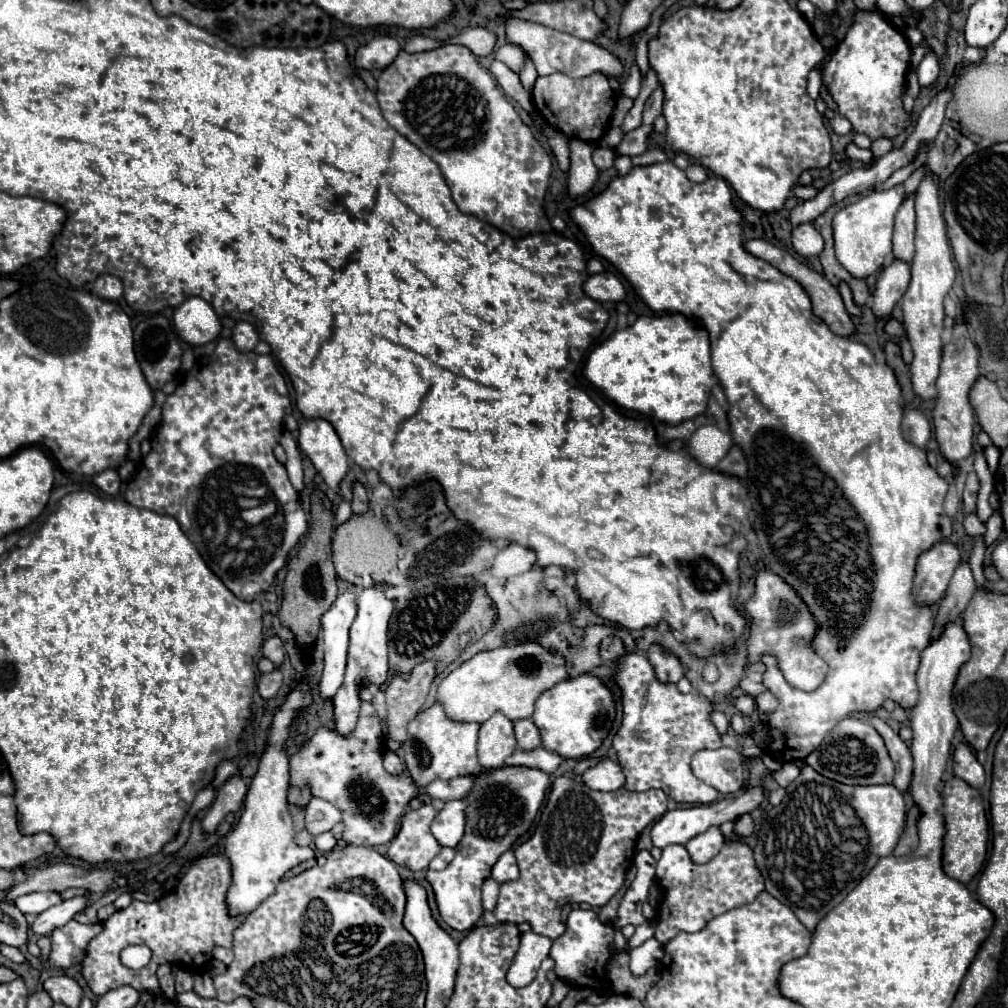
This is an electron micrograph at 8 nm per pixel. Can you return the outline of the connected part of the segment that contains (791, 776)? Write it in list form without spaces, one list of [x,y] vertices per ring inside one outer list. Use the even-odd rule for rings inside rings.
[[[784,763],[784,767],[780,771],[774,773],[774,779],[780,787],[788,787],[796,777],[798,777],[798,767],[796,765],[790,765],[790,763]]]

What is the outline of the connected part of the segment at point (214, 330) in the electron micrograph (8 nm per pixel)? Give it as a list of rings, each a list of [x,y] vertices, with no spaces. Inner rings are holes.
[[[188,297],[188,301],[174,311],[174,327],[180,339],[190,345],[210,343],[220,335],[222,329],[212,305],[200,297]]]

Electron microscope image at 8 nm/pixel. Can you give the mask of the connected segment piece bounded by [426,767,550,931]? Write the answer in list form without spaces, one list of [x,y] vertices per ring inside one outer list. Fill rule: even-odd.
[[[500,767],[488,775],[476,777],[470,797],[466,795],[466,833],[456,847],[452,863],[442,871],[428,871],[426,875],[434,889],[440,915],[452,929],[468,931],[476,925],[484,913],[480,899],[482,881],[490,877],[490,869],[498,857],[530,829],[548,787],[550,775],[530,767]]]

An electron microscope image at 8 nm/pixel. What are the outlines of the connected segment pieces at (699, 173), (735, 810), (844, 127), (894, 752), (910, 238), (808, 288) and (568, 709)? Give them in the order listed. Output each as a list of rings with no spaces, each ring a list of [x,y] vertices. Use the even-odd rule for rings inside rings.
[[[698,163],[690,165],[685,172],[688,179],[694,183],[704,183],[704,181],[708,179],[706,169],[704,169],[704,167]]]
[[[752,787],[752,789],[742,789],[742,793],[736,793],[734,797],[726,797],[722,801],[710,803],[710,805],[696,805],[696,807],[680,807],[680,809],[672,809],[666,811],[650,829],[650,837],[652,843],[660,849],[664,849],[666,845],[678,843],[678,845],[686,845],[692,837],[708,831],[710,827],[720,827],[724,821],[732,821],[736,817],[740,817],[742,813],[750,813],[754,811],[762,801],[764,801],[764,787]]]
[[[836,115],[836,117],[830,121],[830,125],[832,125],[832,129],[834,129],[838,135],[846,135],[846,133],[850,133],[850,129],[852,129],[850,121],[844,119],[842,115]]]
[[[872,715],[872,717],[868,719],[868,723],[870,723],[870,725],[880,733],[880,737],[884,739],[886,749],[888,749],[888,753],[890,753],[894,765],[896,765],[894,787],[904,793],[906,787],[910,785],[910,777],[912,777],[912,755],[910,755],[908,745],[898,737],[898,733],[892,731],[892,727],[890,727],[884,719]]]
[[[916,193],[906,195],[902,201],[896,223],[894,223],[894,257],[904,261],[912,261],[914,257],[914,231],[916,231],[916,211],[914,211],[914,197]]]
[[[752,239],[752,241],[746,241],[746,251],[748,253],[752,253],[754,257],[760,257],[760,259],[764,259],[764,261],[768,261],[770,265],[774,265],[778,271],[782,271],[784,275],[788,275],[788,277],[792,277],[792,279],[796,279],[802,287],[804,287],[804,291],[810,295],[810,299],[812,299],[812,307],[814,307],[814,313],[832,329],[832,333],[836,333],[836,335],[840,335],[840,337],[856,337],[856,325],[854,325],[854,321],[852,321],[852,317],[848,315],[848,311],[846,311],[846,307],[844,307],[844,301],[842,301],[842,297],[840,297],[840,293],[838,293],[838,289],[824,277],[824,275],[820,275],[820,273],[816,273],[814,269],[810,269],[808,265],[804,265],[804,263],[800,263],[798,259],[794,259],[788,251],[784,251],[784,249],[778,249],[778,247],[774,247],[772,243],[768,243],[768,241],[762,241],[762,239]]]
[[[584,673],[574,679],[564,679],[552,689],[544,691],[536,701],[532,721],[540,729],[542,745],[562,757],[582,759],[594,753],[612,729],[616,717],[614,693],[596,675]]]

